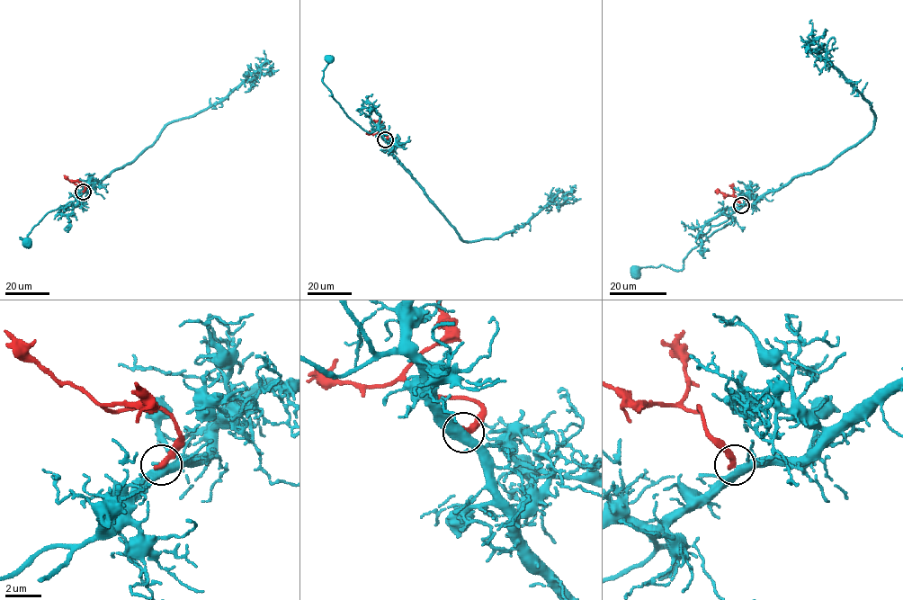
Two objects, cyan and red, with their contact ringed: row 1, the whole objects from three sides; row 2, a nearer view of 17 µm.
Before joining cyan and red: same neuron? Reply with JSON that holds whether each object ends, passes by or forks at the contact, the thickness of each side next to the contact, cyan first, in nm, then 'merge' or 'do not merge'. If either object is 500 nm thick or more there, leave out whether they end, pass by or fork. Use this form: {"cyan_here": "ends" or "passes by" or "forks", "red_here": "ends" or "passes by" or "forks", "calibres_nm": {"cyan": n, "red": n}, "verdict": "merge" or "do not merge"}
{"calibres_nm": {"cyan": 500, "red": 380}, "verdict": "do not merge"}

